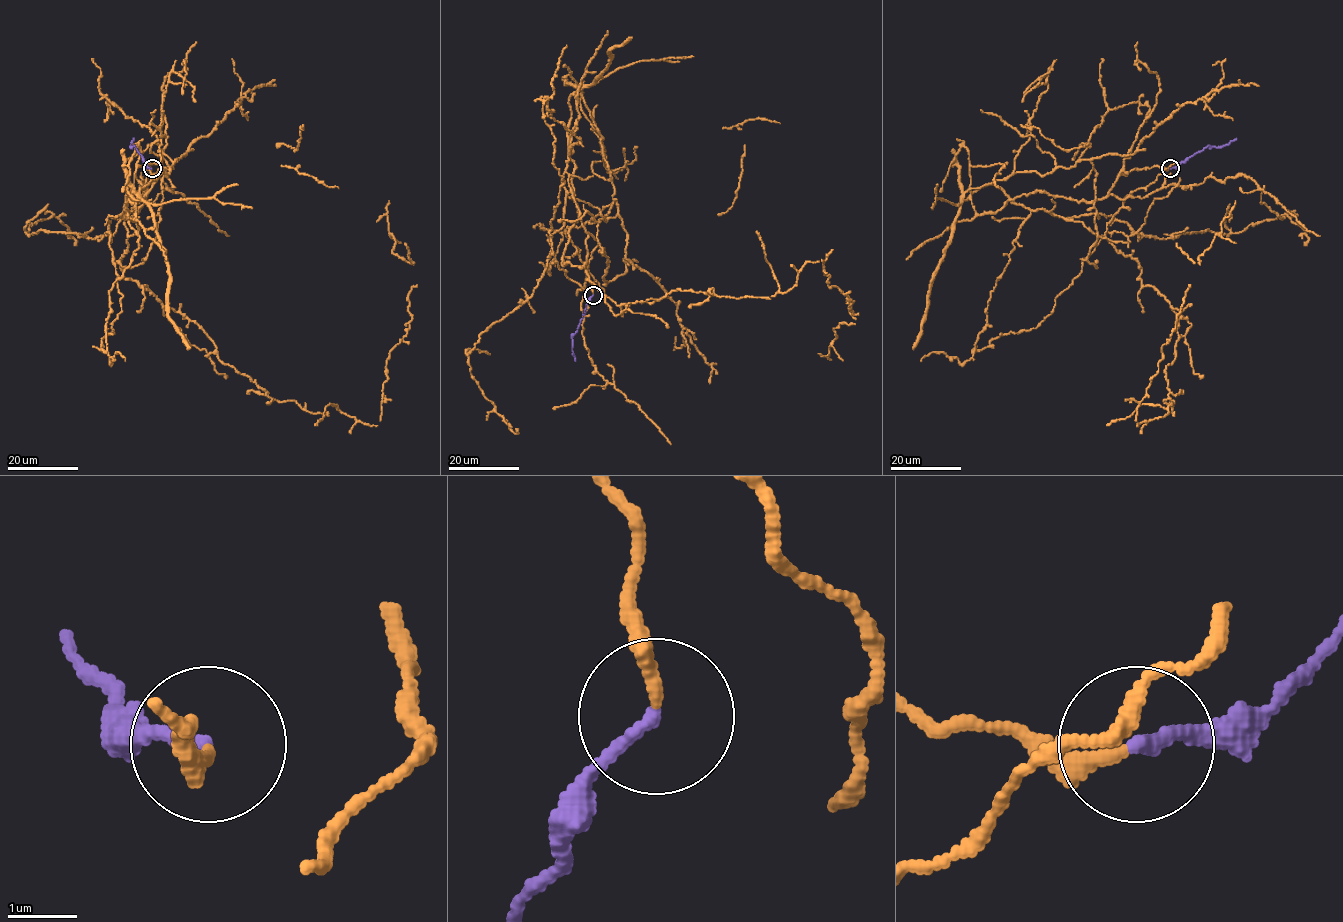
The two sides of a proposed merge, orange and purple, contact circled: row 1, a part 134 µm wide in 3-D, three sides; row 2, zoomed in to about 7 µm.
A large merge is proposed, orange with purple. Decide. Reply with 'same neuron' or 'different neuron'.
same neuron

